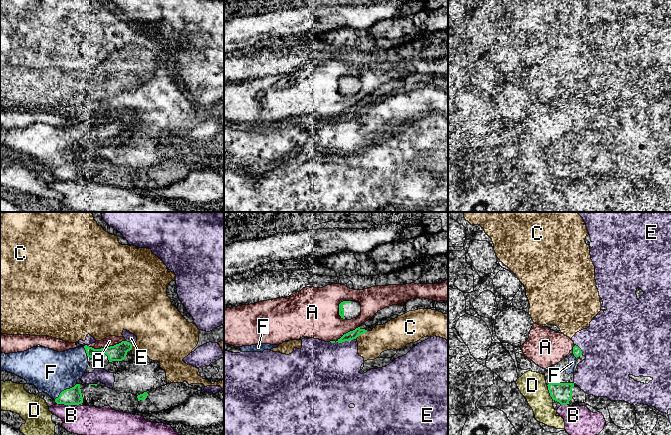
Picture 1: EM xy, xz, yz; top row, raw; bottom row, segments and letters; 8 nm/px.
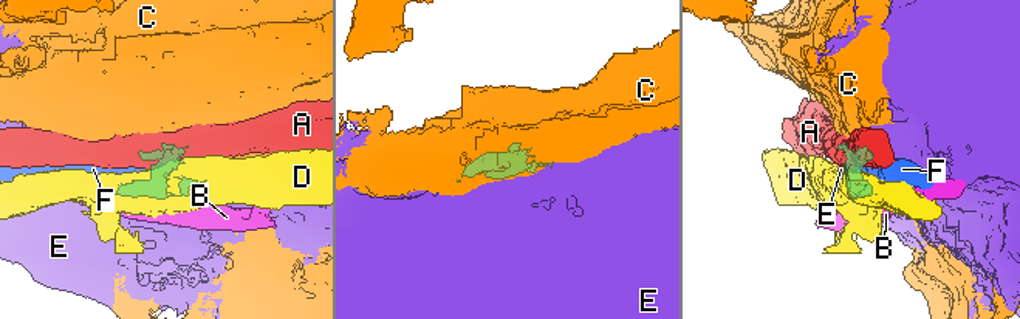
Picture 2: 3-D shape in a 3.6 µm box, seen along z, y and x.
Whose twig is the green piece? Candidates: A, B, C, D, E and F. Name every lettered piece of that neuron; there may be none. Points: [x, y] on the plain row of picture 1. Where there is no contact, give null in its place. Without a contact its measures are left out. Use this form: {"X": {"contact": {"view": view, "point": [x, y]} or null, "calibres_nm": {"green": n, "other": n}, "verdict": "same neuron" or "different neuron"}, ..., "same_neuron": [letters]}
{"A": {"contact": {"view": "xy", "point": [106, 123]}, "calibres_nm": {"green": 140, "other": 80}, "verdict": "different neuron"}, "B": {"contact": {"view": "xy", "point": [65, 180]}, "calibres_nm": {"green": 140, "other": 240}, "verdict": "different neuron"}, "C": {"contact": {"view": "xz", "point": [361, 110]}, "calibres_nm": {"green": 70, "other": 220}, "verdict": "different neuron"}, "D": {"contact": {"view": "yz", "point": [549, 168]}, "calibres_nm": {"green": 160, "other": 220}, "verdict": "different neuron"}, "E": {"contact": {"view": "xz", "point": [342, 117]}, "calibres_nm": {"green": 70, "other": 440}, "verdict": "different neuron"}, "F": {"contact": {"view": "xy", "point": [66, 165]}, "calibres_nm": {"green": 140, "other": 340}, "verdict": "same neuron"}, "same_neuron": ["F"]}

